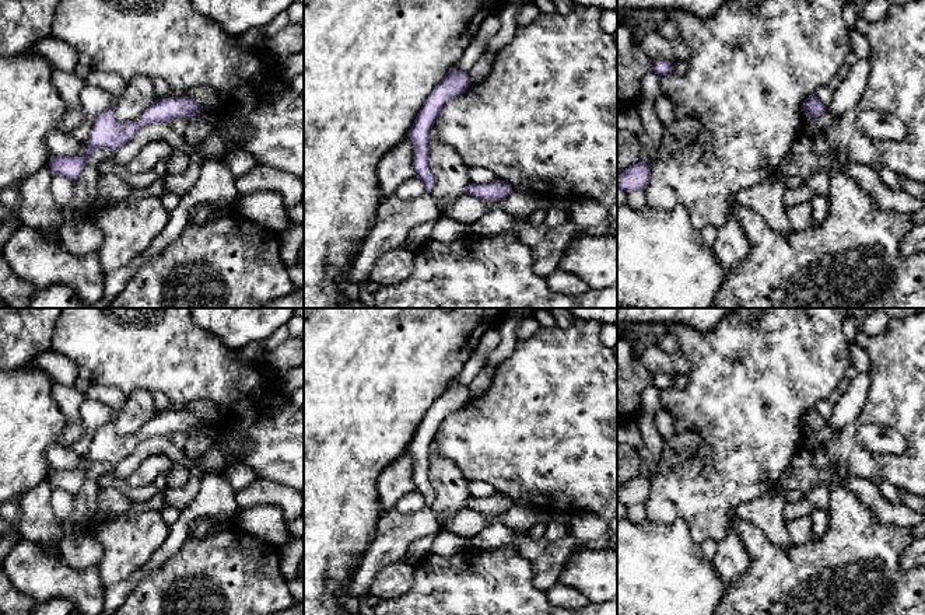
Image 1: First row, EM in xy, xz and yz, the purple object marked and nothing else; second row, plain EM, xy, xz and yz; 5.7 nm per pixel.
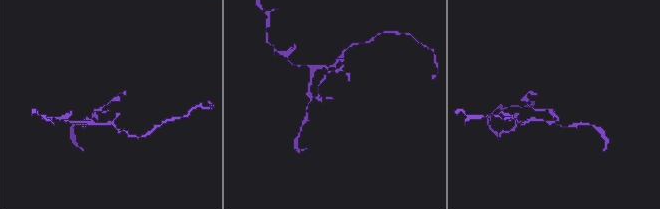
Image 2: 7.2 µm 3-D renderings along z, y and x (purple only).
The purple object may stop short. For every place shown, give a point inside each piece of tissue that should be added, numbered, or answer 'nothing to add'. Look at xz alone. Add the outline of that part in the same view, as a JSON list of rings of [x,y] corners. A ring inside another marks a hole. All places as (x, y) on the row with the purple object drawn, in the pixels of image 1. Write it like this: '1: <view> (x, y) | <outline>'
nothing to add

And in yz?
nothing to add

